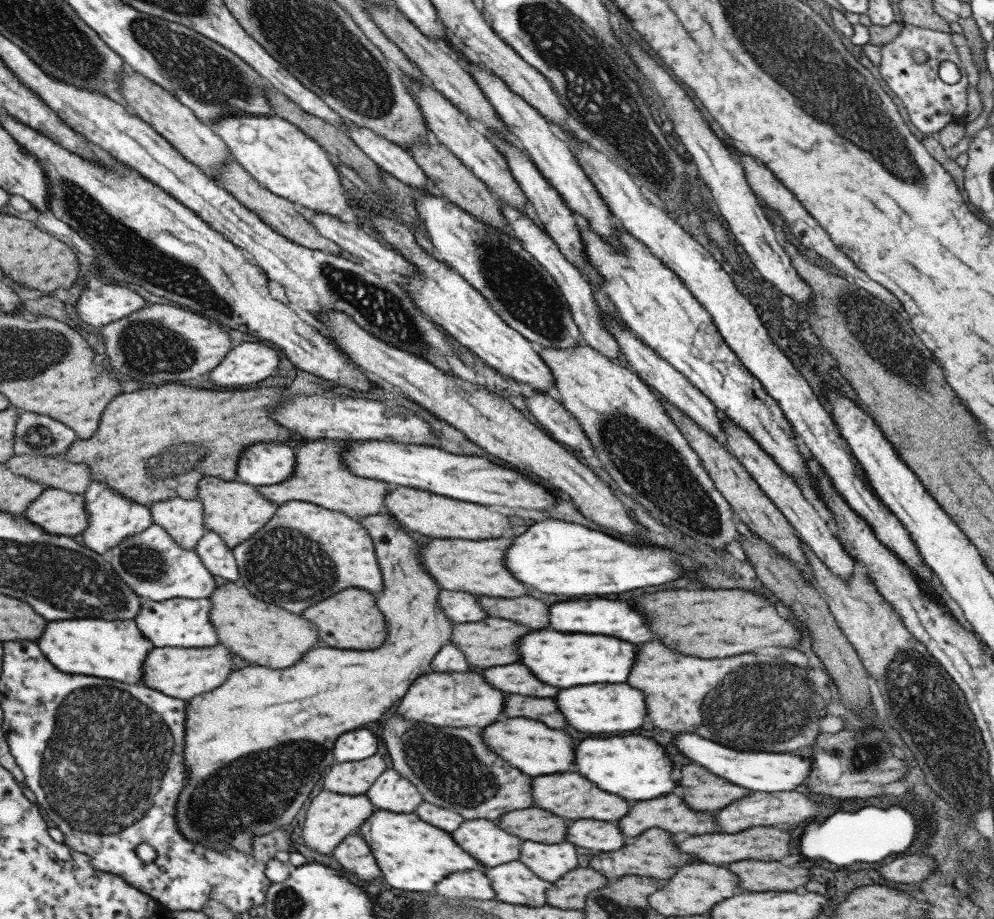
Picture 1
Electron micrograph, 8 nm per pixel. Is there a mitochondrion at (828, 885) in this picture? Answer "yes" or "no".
no

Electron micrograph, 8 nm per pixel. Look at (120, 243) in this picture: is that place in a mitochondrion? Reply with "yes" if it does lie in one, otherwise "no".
yes

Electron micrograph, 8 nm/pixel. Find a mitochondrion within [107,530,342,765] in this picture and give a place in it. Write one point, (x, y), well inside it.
(147, 563)

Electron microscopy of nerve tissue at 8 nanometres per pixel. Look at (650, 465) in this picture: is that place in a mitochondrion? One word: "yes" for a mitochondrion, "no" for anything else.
yes

